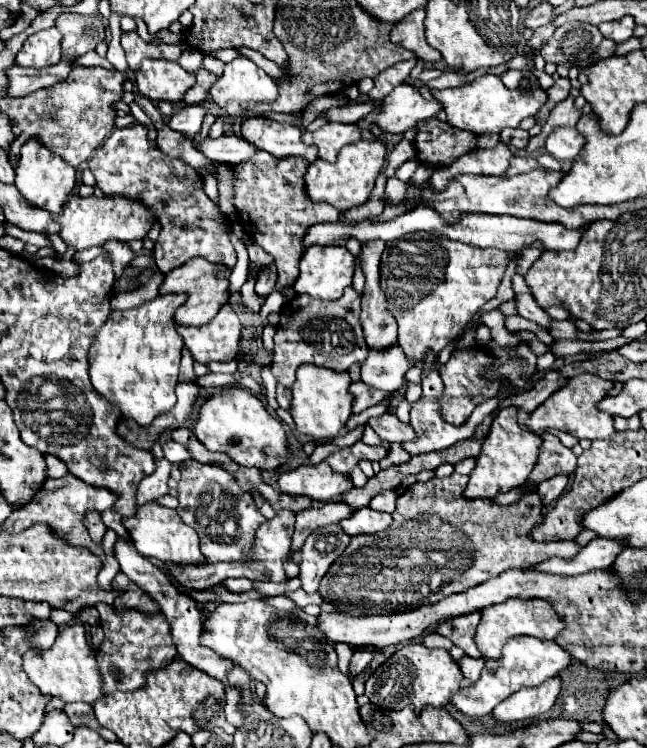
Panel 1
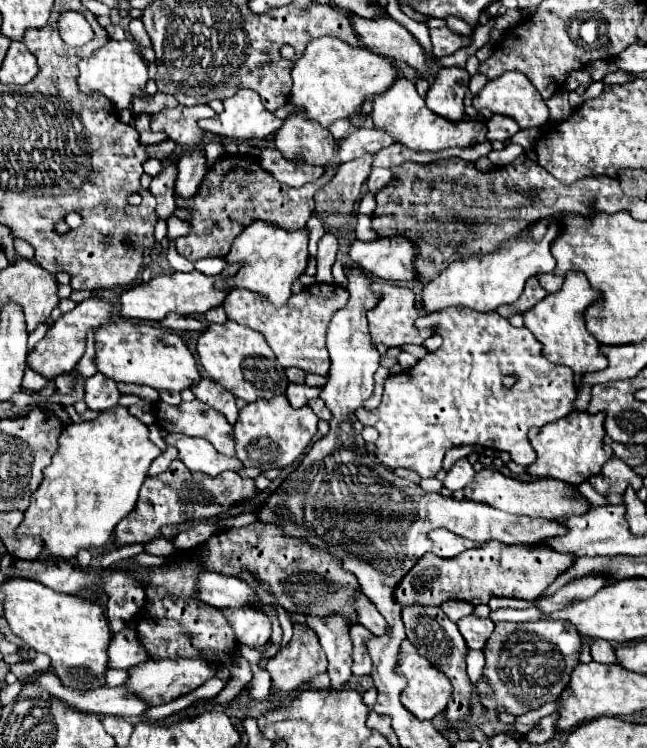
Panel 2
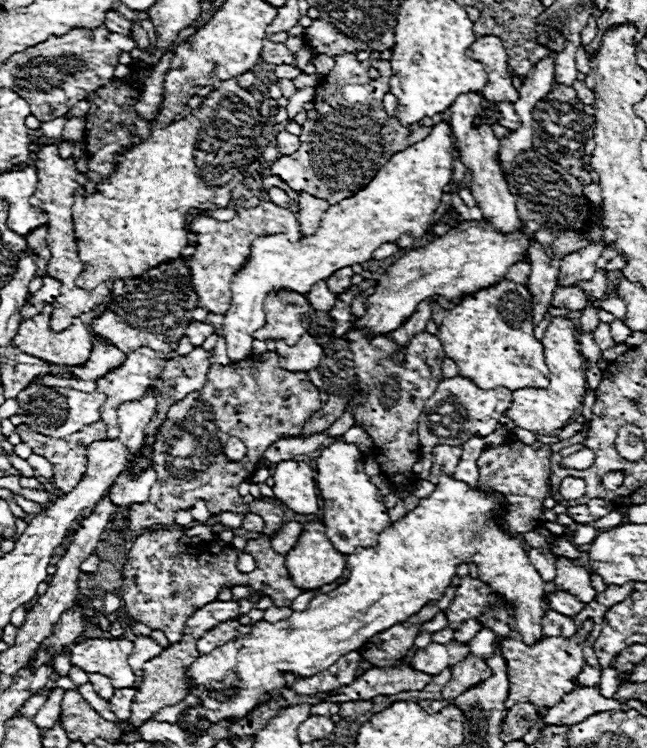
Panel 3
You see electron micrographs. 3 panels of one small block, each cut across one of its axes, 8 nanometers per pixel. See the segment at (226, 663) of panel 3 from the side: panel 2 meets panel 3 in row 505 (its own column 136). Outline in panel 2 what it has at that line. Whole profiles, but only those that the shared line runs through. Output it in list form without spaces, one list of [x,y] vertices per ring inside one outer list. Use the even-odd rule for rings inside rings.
[[[124,406],[110,408],[102,416],[90,422],[68,424],[58,440],[58,452],[52,456],[52,464],[44,468],[44,480],[38,490],[32,494],[30,506],[24,512],[20,526],[16,528],[18,536],[38,536],[42,538],[44,550],[52,558],[72,560],[82,548],[98,548],[110,536],[114,526],[128,516],[138,498],[138,490],[148,474],[152,460],[162,450],[148,438],[148,428],[134,416],[128,414]]]

